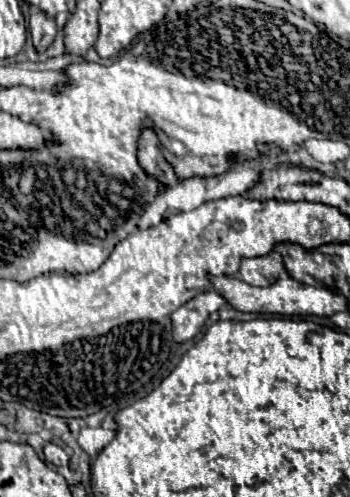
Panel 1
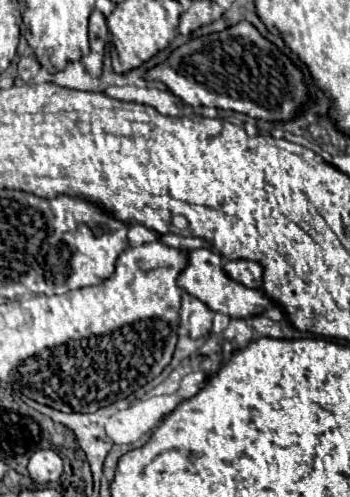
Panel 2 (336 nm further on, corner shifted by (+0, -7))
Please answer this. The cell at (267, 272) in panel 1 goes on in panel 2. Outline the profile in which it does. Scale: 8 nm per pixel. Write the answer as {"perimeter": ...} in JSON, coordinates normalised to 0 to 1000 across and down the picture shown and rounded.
{"perimeter":[[[674,521],[674,525],[646,525],[640,545],[657,561],[691,569],[697,577],[714,581],[749,581],[749,533],[731,525],[703,525],[703,521]]]}

